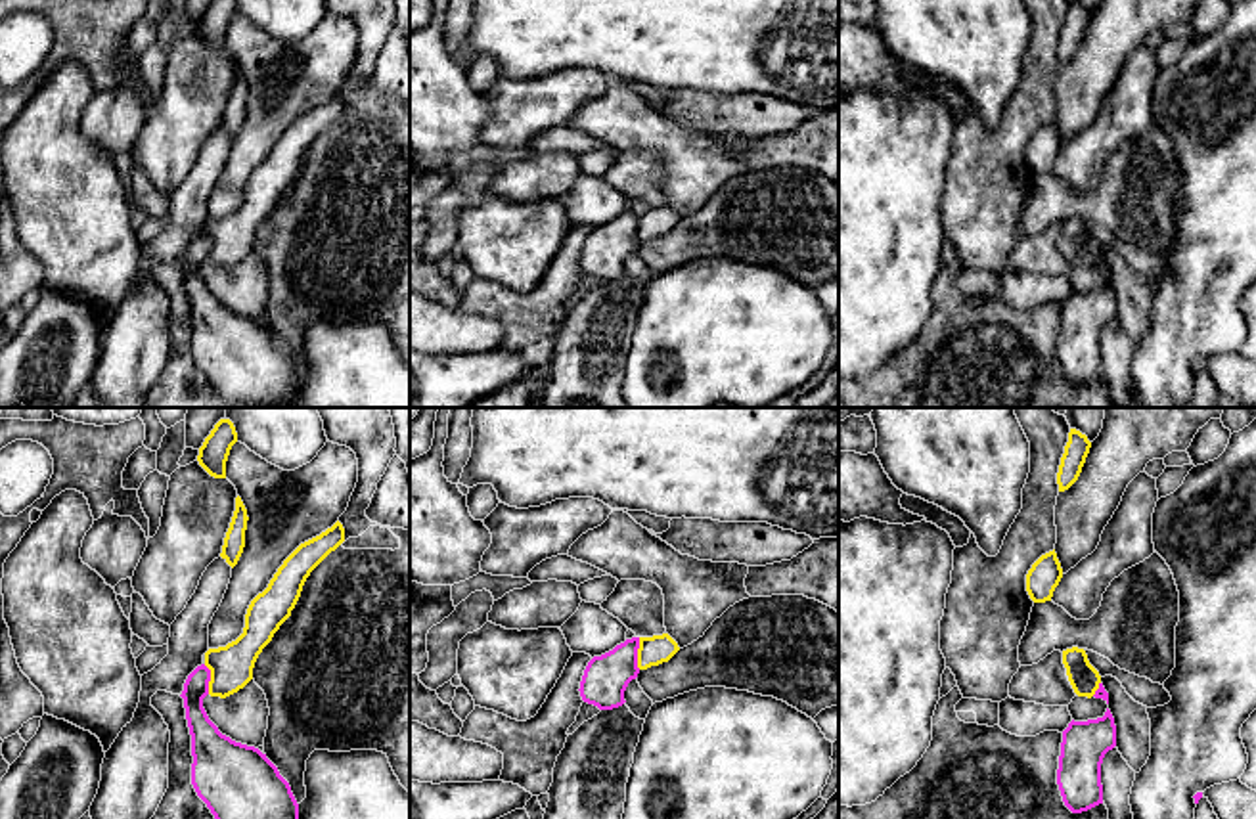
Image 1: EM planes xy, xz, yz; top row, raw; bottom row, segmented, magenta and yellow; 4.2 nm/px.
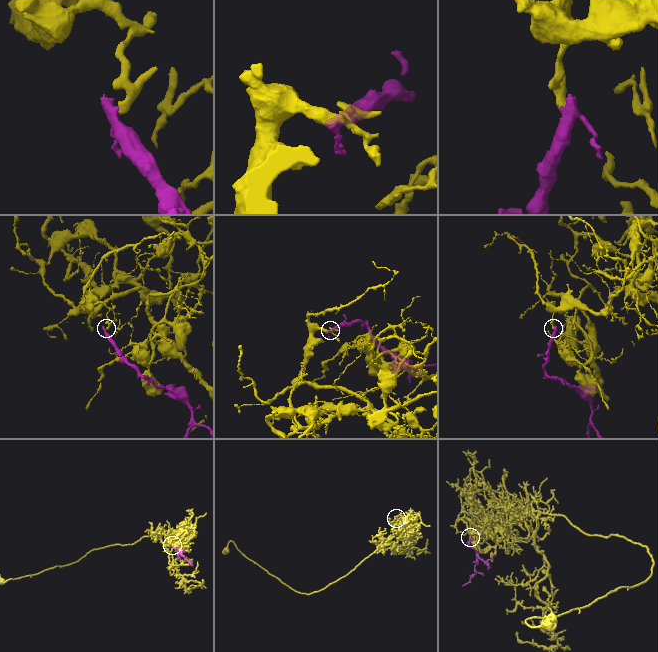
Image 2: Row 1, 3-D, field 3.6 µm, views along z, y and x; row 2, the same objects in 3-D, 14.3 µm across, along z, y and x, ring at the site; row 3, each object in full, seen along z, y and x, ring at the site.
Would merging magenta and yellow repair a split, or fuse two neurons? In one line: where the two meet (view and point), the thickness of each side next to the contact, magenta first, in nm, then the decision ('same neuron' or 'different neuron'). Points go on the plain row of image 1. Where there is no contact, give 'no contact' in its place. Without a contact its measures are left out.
xz (636, 224) | 190/120 nm | different neuron

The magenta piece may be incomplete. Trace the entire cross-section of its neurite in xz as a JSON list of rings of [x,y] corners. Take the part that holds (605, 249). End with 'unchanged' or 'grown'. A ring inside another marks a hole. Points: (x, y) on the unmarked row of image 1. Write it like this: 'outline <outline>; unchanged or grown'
outline [[[639,209],[626,210],[613,222],[594,228],[580,253],[580,268],[584,274],[599,281],[613,281],[622,277],[624,262],[632,251],[638,249],[638,220]]]; unchanged

